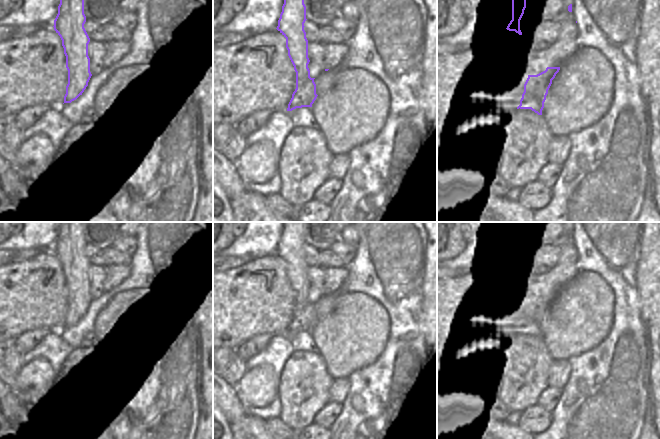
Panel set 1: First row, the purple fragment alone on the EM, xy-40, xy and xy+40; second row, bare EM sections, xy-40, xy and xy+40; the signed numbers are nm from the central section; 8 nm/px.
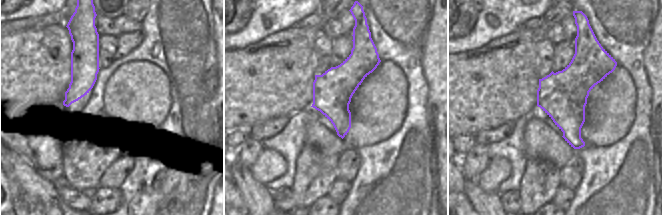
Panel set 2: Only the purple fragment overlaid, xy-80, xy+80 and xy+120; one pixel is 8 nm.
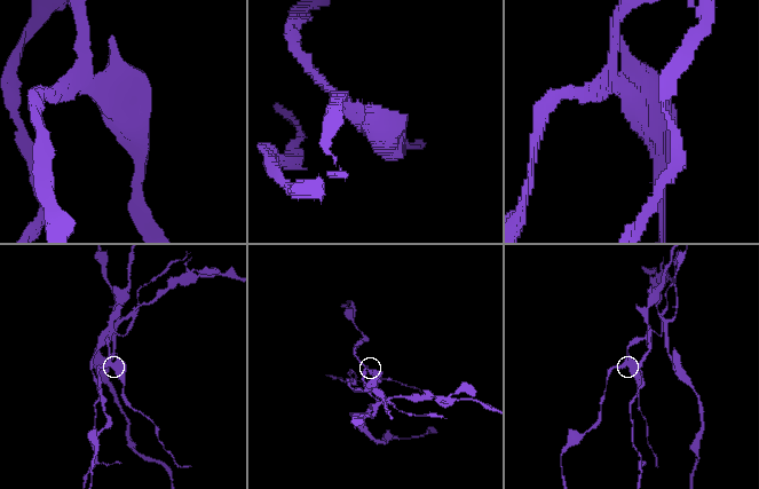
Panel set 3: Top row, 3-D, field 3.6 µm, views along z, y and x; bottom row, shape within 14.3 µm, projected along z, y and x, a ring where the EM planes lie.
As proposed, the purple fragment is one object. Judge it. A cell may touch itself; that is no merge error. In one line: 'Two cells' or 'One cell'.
Two cells

